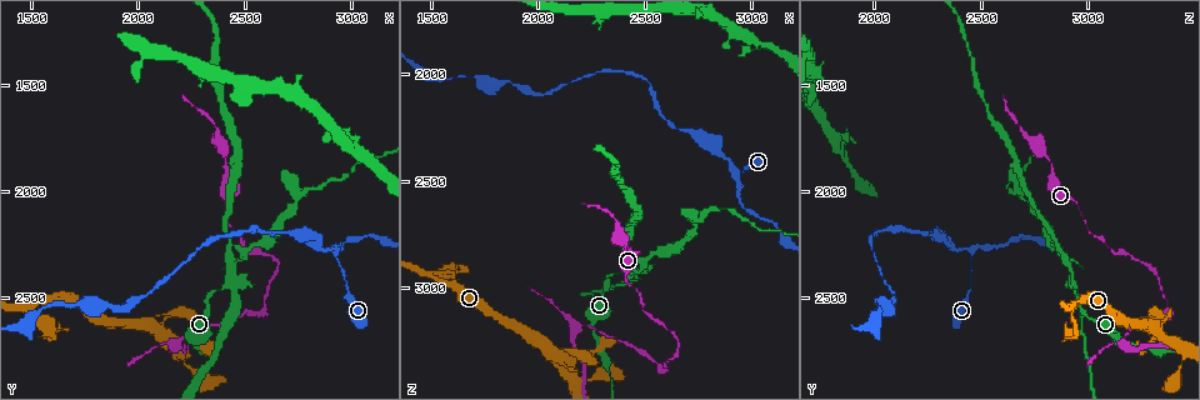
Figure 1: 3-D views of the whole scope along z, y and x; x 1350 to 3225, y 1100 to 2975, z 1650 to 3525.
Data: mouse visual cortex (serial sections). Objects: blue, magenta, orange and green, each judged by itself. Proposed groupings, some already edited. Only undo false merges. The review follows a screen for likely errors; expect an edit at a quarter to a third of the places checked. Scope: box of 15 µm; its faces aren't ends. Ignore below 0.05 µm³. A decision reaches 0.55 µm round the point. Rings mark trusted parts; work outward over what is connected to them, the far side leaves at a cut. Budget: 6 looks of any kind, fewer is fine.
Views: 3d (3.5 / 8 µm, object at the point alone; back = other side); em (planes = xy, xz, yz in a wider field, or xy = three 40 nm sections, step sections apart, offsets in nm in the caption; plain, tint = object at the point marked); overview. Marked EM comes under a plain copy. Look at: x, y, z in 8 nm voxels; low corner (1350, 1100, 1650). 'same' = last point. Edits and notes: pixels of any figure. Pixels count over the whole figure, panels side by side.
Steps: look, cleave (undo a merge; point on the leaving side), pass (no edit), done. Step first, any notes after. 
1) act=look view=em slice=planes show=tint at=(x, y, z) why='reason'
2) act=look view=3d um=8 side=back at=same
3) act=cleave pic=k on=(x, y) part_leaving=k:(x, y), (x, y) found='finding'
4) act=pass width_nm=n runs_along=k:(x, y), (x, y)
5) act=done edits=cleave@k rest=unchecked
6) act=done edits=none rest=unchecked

act=look view=3d um=3.5 at=(1580, 2640, 2950)

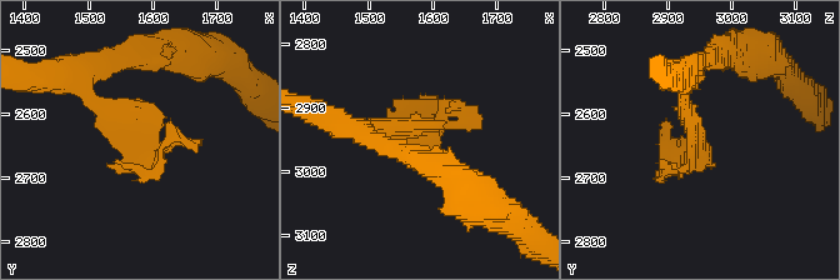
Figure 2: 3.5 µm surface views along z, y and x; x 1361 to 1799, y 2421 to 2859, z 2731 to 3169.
act=look view=em slice=xy step=1 show=tint at=(1580, 2655, 2945) why='shape alone is not enough'

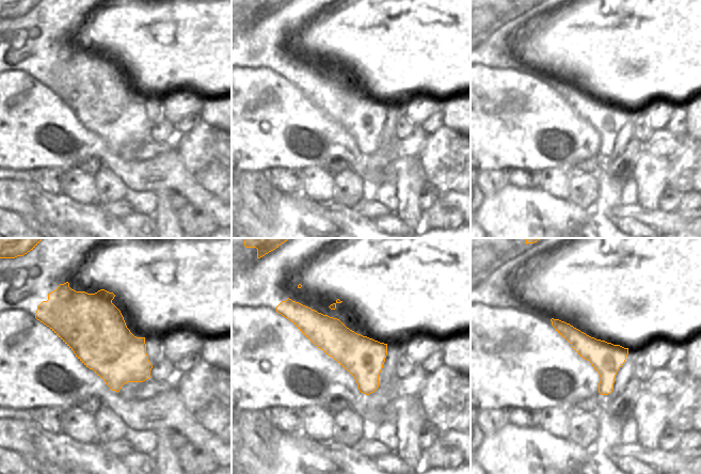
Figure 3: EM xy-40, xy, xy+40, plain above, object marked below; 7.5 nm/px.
act=cleave pic=2 on=(199, 141) border=3:(132, 334), (114, 360), (92, 368) found='a second cell is stuck on'

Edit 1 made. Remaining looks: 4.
act=look view=overview

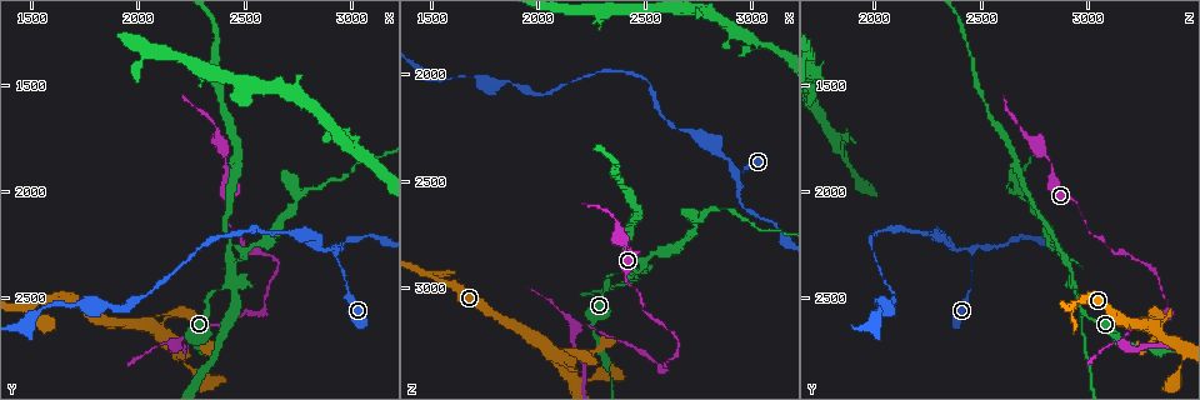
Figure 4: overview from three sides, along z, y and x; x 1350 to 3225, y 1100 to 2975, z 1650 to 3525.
act=look view=3d um=3.5 at=(2570, 2570, 3360) why='sharp bend'

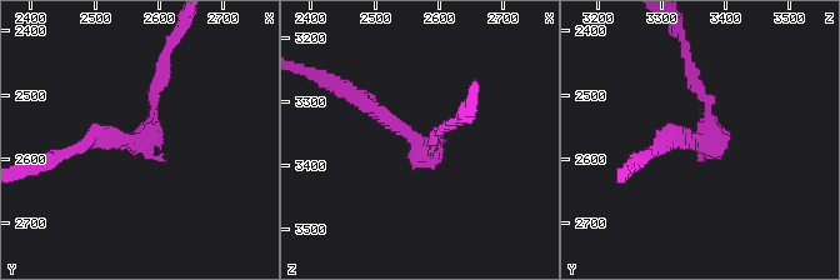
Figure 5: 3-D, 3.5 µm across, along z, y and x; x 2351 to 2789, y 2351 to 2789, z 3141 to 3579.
act=look view=em slice=xy step=1 show=tint at=(2580, 2570, 3370) arm_widths_nm=150,200 why='need the tissue'

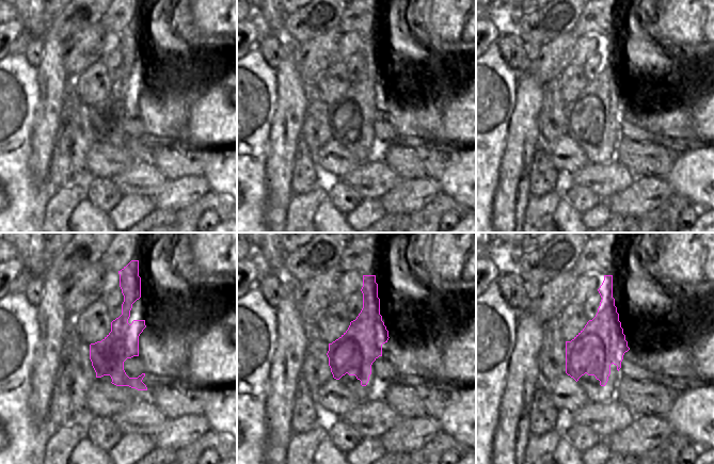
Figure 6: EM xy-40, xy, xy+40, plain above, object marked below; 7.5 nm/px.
act=pass runs_along=5:(163, 65), (144, 138), (79, 145) found='one cell here'

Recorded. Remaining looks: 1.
act=done edits=cleave@2 rest=unchecked

